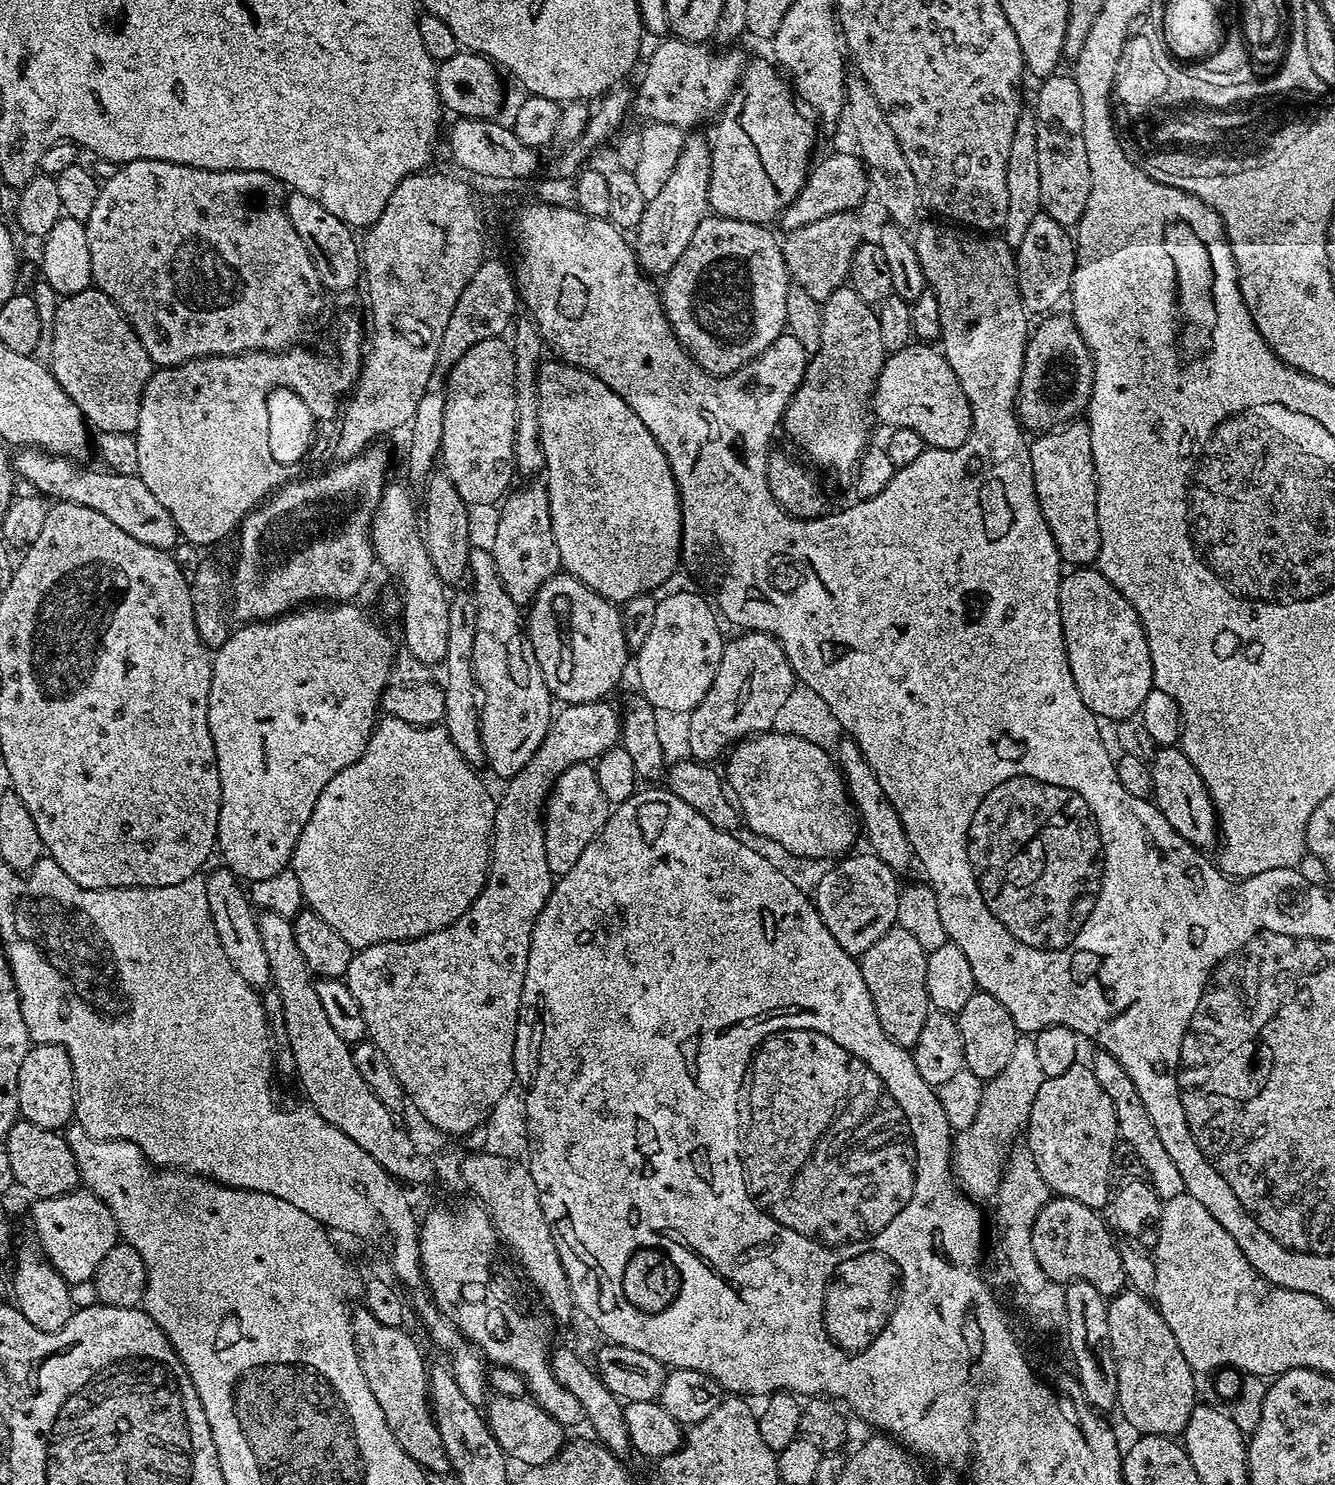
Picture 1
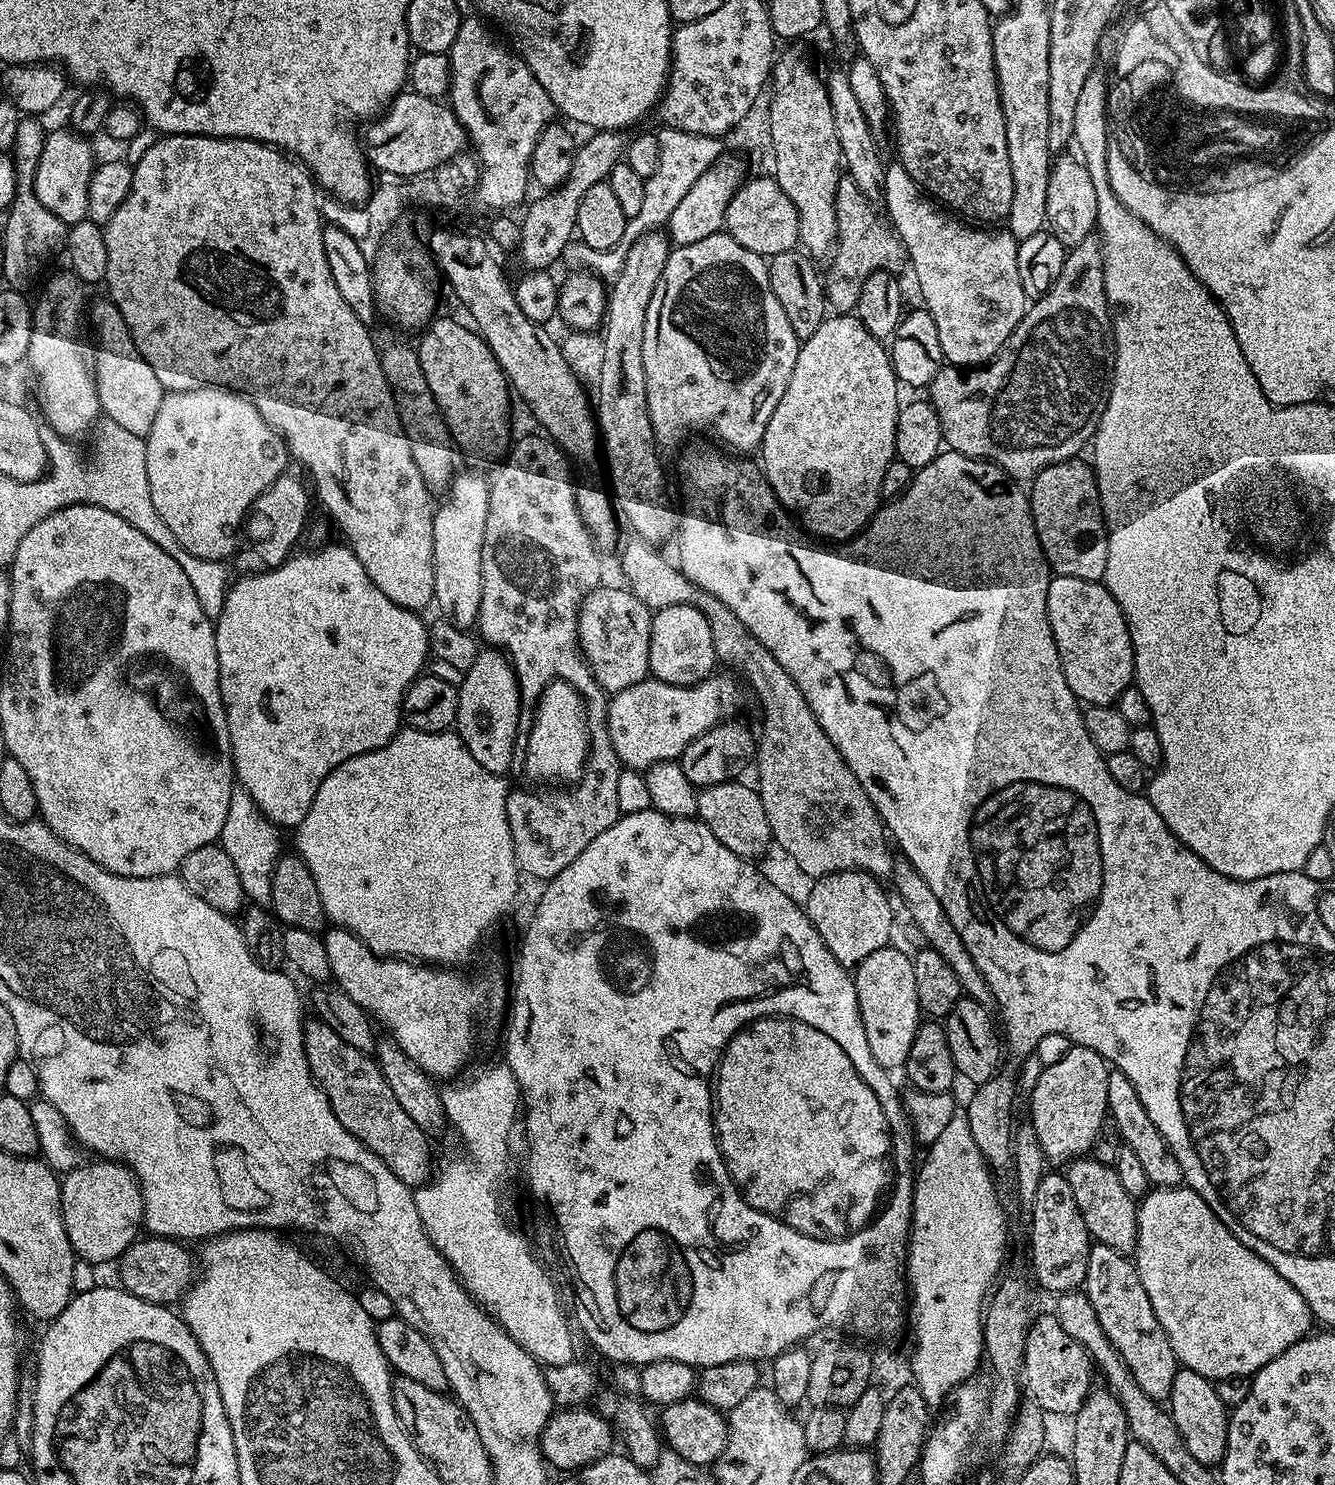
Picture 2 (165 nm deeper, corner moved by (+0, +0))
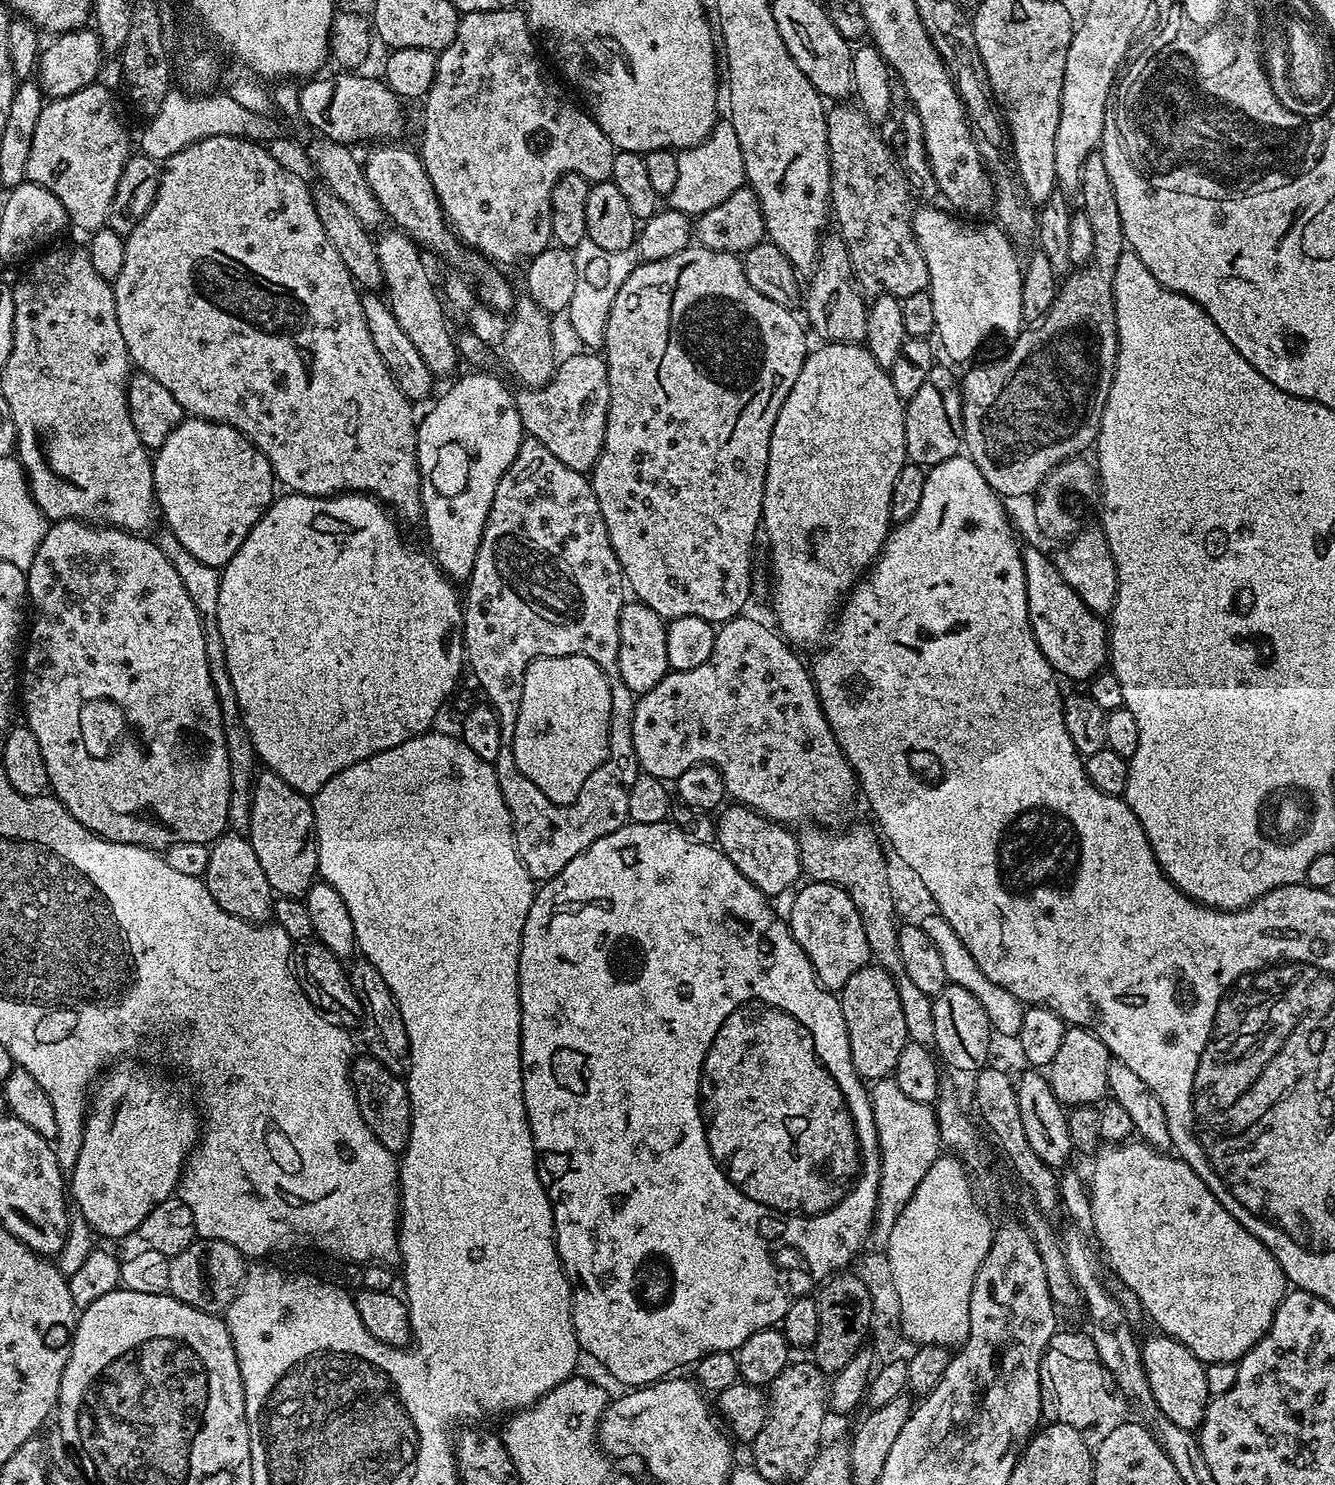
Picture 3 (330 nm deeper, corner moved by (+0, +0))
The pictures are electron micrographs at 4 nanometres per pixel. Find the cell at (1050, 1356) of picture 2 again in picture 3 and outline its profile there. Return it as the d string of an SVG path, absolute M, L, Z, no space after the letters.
M1058 1330L1052 1336L1039 1368L1040 1409L1041 1415L1047 1421L1074 1426L1084 1432L1110 1415L1120 1398L1113 1376L1102 1366L1101 1358L1098 1357L1098 1350L1095 1349L1092 1338L1087 1333L1080 1332Z

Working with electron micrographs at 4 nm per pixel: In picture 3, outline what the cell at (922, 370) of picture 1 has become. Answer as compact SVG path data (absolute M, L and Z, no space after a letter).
M1097 150L1088 155L1082 170L1080 179L1080 190L1078 199L1084 203L1082 215L1086 217L1092 233L1094 233L1094 254L1087 264L1069 271L1066 279L1059 285L1054 302L1050 310L1039 322L1025 327L1020 335L1011 341L1012 349L1005 354L1001 360L996 360L993 364L980 364L977 368L969 370L960 380L960 397L962 398L962 418L964 419L964 434L962 437L963 447L967 455L982 470L982 478L990 482L990 486L995 490L997 496L1009 498L1008 496L1028 496L1031 497L1039 488L1040 484L1052 473L1063 460L1070 460L1084 454L1084 451L1091 449L1096 443L1096 435L1100 433L1100 423L1102 414L1106 406L1106 398L1110 398L1110 386L1114 382L1114 370L1116 369L1116 355L1118 354L1118 326L1116 325L1116 307L1114 306L1114 294L1112 293L1112 283L1114 282L1114 270L1118 266L1118 258L1126 250L1124 231L1122 230L1122 214L1118 214L1118 198L1114 194L1114 182L1110 182L1110 170L1106 170L1106 162L1102 162L1102 154Z

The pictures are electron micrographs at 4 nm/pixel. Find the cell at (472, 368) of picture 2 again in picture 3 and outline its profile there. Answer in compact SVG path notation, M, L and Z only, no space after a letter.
M381 231L381 236L375 237L378 262L384 275L383 291L398 326L402 326L402 334L406 334L406 338L414 342L418 354L422 354L422 362L430 366L433 377L440 378L447 372L454 371L456 364L458 365L454 332L448 329L448 320L444 317L446 304L438 288L432 285L432 276L428 273L427 266L420 261L420 245L402 231L391 231Z

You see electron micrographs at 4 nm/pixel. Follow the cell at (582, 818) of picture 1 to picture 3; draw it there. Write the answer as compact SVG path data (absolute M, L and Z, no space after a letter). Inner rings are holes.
M525 438L520 443L514 462L506 470L506 474L502 474L498 490L494 490L494 502L490 506L482 542L478 546L478 558L474 562L472 578L467 581L466 588L468 596L466 592L462 600L466 664L476 676L492 676L488 680L488 692L492 695L491 707L496 709L498 717L513 715L520 700L524 668L540 656L585 655L586 658L593 659L601 668L602 674L611 681L609 754L586 779L572 804L556 805L530 779L524 777L512 758L511 743L501 743L498 750L495 760L498 786L510 810L516 853L532 875L533 881L543 882L554 878L554 874L558 874L562 866L566 866L566 862L578 858L578 854L598 842L598 838L629 823L630 786L634 786L634 778L641 775L632 737L637 697L627 688L619 673L619 618L626 603L626 581L612 549L606 522L602 518L602 510L596 501L589 477L558 462L558 458L554 458L554 454L550 454L550 450L542 446L542 442ZM503 616L508 621L496 625L495 620L500 620Z

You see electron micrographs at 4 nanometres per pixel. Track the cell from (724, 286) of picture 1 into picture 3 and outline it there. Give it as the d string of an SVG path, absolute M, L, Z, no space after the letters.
M689 246L670 258L637 263L630 278L622 282L622 290L618 290L614 306L610 306L602 349L610 382L610 410L606 418L604 449L591 470L590 483L631 595L665 621L697 616L703 620L723 622L734 619L747 609L744 607L752 592L752 543L756 540L756 532L758 536L762 528L762 498L770 454L770 434L774 430L778 410L782 410L782 402L786 402L786 394L790 394L794 381L798 379L798 370L802 370L810 351L810 343L804 337L805 325L796 314L793 309L778 306L778 302L770 302L766 294L758 294L758 290L750 286L750 278L746 278L739 255L715 252L701 246Z

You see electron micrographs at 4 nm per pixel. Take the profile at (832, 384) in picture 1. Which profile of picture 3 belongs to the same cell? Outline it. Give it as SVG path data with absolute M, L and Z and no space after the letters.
M827 342L813 347L804 359L802 370L798 370L798 379L770 434L770 454L766 466L766 482L762 498L762 532L768 535L768 548L772 551L772 612L776 615L775 627L789 645L816 644L829 635L834 621L848 595L862 577L876 563L876 557L884 549L884 540L888 537L892 515L890 514L890 494L894 494L894 481L898 479L898 470L906 463L906 426L904 425L905 401L894 390L894 382L889 376L889 369L878 366L868 353L864 344L829 344Z

